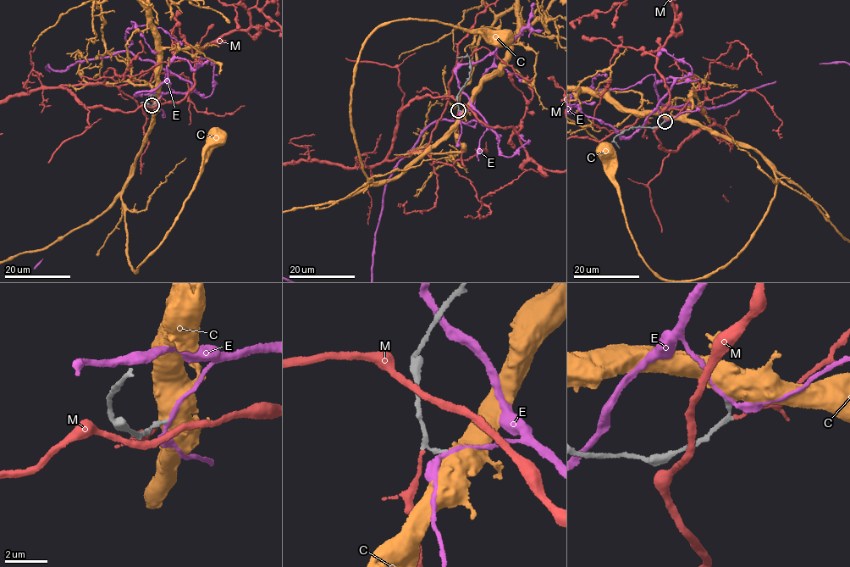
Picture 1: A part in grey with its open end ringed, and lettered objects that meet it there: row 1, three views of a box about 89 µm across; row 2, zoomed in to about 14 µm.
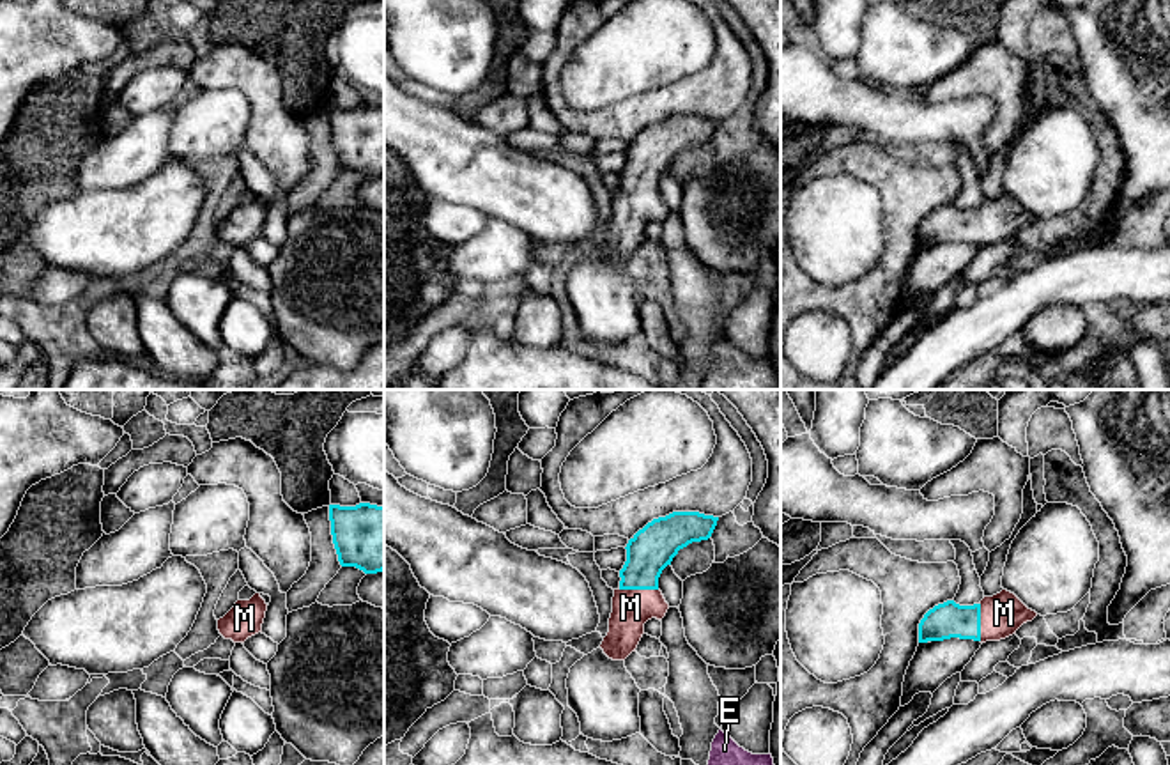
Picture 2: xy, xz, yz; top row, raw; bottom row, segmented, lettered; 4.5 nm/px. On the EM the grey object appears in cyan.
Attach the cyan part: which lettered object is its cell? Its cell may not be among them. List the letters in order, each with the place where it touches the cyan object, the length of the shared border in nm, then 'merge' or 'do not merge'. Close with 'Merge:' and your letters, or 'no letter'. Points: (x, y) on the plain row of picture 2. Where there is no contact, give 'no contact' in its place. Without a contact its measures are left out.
C: no contact | do not merge
E: no contact | do not merge
M: xz (638, 192) | 180 nm | merge
Merge: M

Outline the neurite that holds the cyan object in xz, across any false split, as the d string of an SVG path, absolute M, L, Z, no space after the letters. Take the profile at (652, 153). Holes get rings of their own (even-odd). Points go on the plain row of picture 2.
M673 115L653 122L627 147L627 165L614 193L609 236L600 251L612 264L625 264L635 255L644 227L662 223L669 212L658 181L680 152L708 143L719 120L699 115Z

